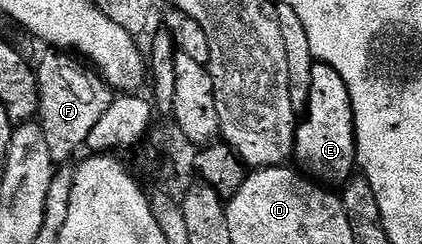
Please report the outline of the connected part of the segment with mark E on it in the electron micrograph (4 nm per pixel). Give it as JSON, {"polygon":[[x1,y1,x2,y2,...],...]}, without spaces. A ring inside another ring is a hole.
{"polygon":[[317,63,311,74,307,117,298,124,295,135,295,157,314,178,329,185,350,182,358,166,355,133,355,111,351,93,343,76,329,64],[355,169,355,172,353,172]]}

